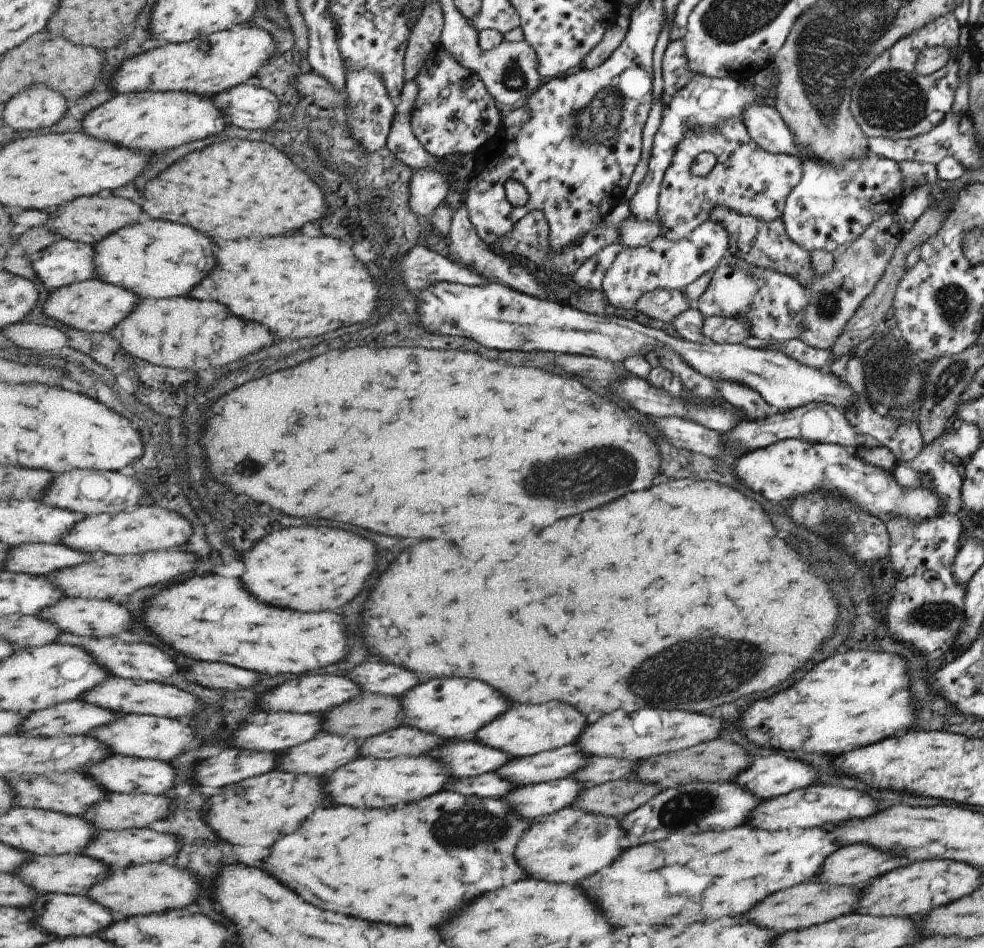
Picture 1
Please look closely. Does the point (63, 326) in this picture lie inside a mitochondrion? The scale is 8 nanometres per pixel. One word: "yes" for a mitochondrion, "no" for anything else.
no

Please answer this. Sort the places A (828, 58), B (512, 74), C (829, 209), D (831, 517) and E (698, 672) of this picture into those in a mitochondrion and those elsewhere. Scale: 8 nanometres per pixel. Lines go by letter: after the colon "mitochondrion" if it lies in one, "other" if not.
A: mitochondrion
B: mitochondrion
C: other
D: mitochondrion
E: mitochondrion

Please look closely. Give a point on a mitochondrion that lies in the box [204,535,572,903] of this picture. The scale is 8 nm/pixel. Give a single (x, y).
(461, 829)

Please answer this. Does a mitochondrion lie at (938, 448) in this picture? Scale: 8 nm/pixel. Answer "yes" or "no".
no

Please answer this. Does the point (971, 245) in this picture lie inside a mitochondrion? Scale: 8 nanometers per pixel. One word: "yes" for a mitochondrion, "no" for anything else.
yes

